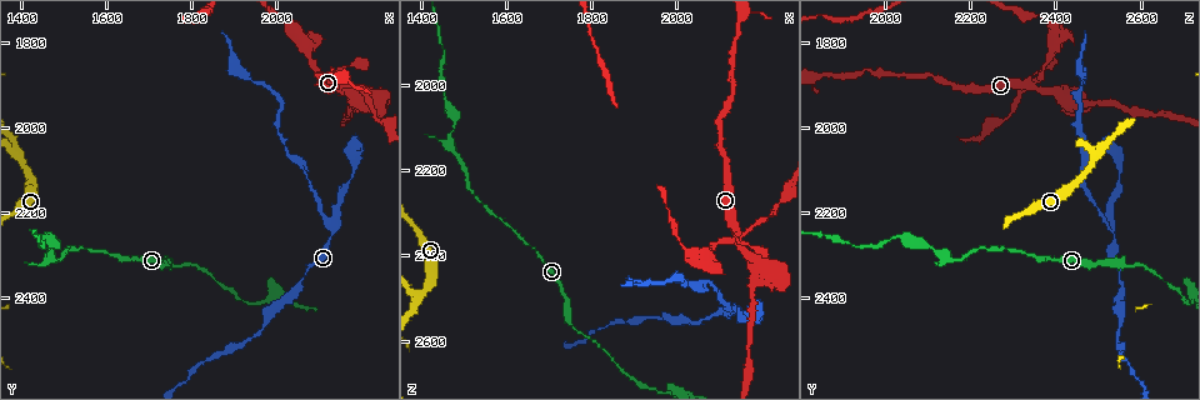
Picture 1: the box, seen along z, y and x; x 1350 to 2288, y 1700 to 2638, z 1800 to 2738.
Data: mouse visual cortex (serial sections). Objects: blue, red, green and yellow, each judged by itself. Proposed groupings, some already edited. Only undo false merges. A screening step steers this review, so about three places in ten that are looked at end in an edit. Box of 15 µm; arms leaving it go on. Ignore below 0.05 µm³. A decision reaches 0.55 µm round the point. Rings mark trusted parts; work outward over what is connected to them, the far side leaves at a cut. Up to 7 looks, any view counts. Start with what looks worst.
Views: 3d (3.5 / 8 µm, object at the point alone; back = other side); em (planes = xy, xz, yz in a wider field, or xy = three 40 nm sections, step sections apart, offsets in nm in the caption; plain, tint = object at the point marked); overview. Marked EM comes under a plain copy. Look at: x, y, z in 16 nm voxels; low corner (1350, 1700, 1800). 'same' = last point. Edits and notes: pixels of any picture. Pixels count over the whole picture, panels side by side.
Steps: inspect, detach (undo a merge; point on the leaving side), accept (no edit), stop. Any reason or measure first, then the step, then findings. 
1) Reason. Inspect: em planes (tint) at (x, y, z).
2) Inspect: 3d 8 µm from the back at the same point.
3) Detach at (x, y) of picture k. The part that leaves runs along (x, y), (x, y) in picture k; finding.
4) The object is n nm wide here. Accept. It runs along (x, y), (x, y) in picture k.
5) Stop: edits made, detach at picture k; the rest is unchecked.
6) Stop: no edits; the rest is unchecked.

Three-way junction. Inspect: 3d 3.5 µm at (2135, 2225, 2525).

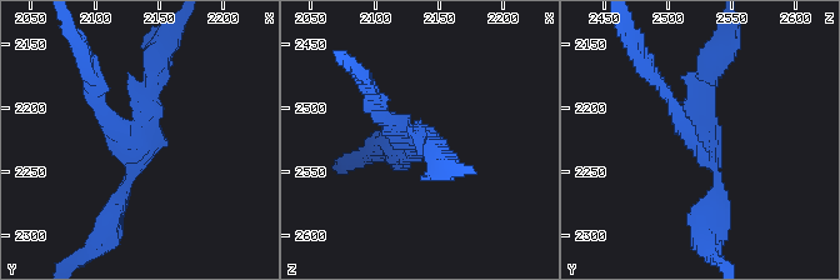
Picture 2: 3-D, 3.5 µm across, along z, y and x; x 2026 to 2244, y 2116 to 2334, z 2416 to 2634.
3 arms meet here; the arms are 200, 200, 250 nm wide; now the EM. Inspect: em xy step 1 (tint) at (2132, 2228, 2524).

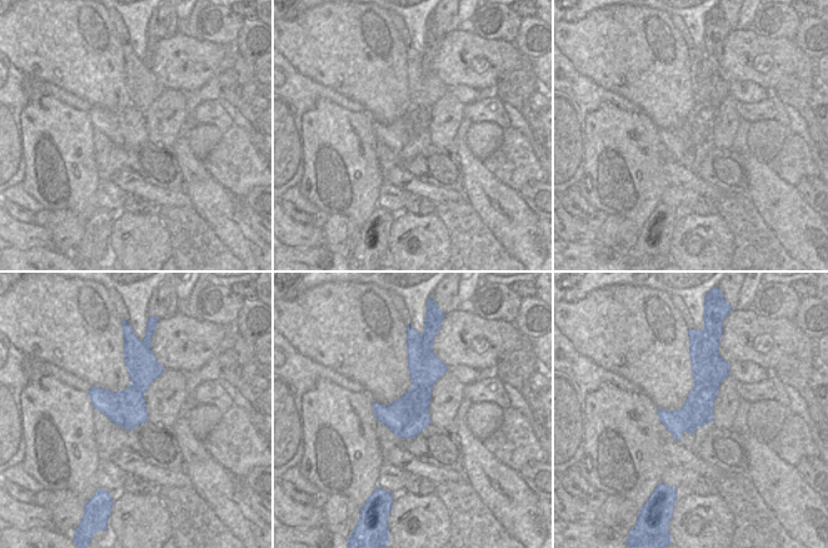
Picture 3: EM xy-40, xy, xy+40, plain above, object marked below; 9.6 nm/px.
Inspect: em xy step 3 (tint) at the same point.

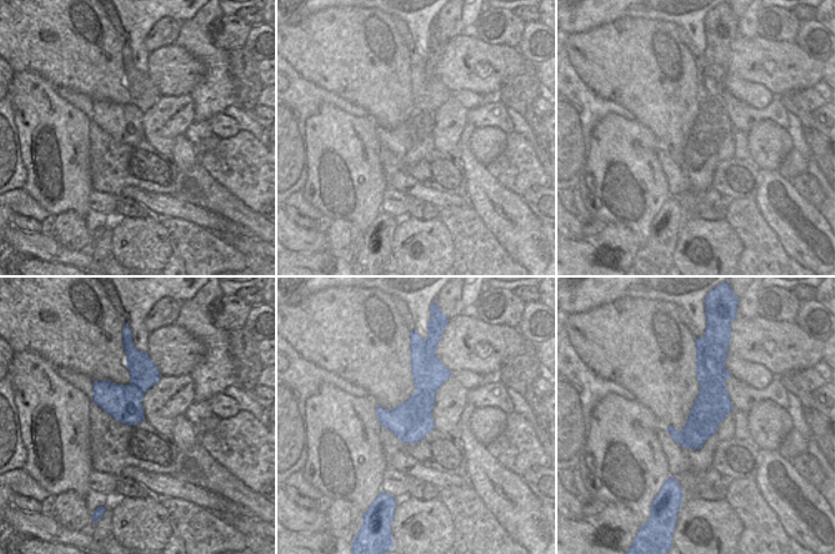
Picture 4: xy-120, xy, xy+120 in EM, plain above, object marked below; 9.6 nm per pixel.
Detach at (674, 105) of picture 2. Two cells meet here.

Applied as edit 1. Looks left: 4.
Inspect: overview.

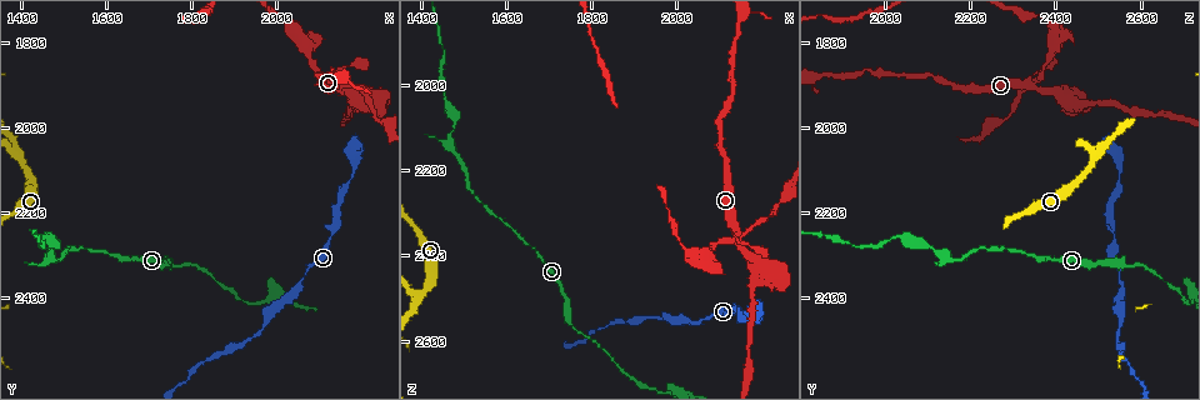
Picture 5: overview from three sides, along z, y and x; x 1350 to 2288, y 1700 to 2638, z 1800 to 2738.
Looks like a crossing. Inspect: 3d 3.5 µm at (2140, 1905, 2355).

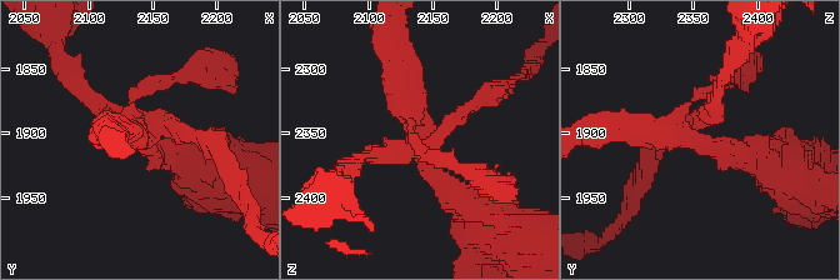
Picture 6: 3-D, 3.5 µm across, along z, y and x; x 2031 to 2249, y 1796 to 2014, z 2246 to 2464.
Inspect: em xy step 1 (tint) at (2142, 1904, 2354).

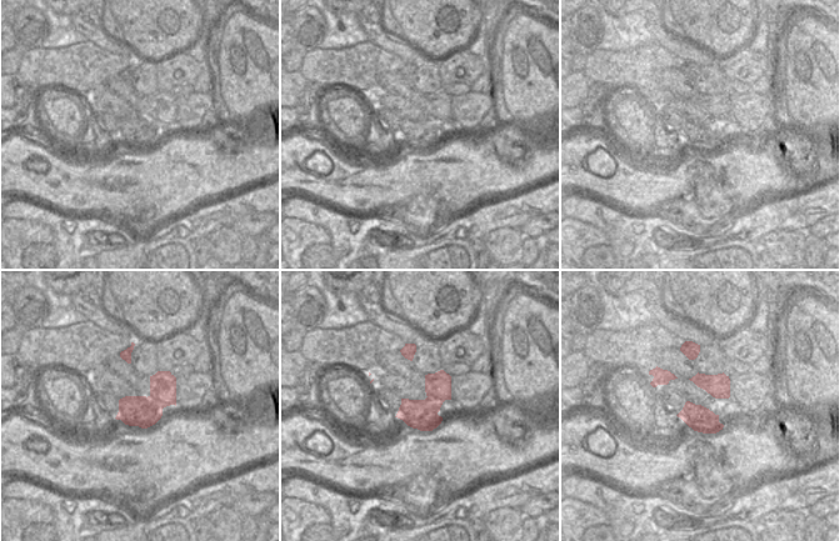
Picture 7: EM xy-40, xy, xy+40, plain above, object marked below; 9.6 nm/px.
Detach at (705, 115) of picture 6. The part that leaves runs along (698, 125), (710, 118), (730, 64) in picture 6; two cells meet here.

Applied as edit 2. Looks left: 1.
Stop: edits made, detach at picture 2, detach at picture 6; the rest is unchecked.

